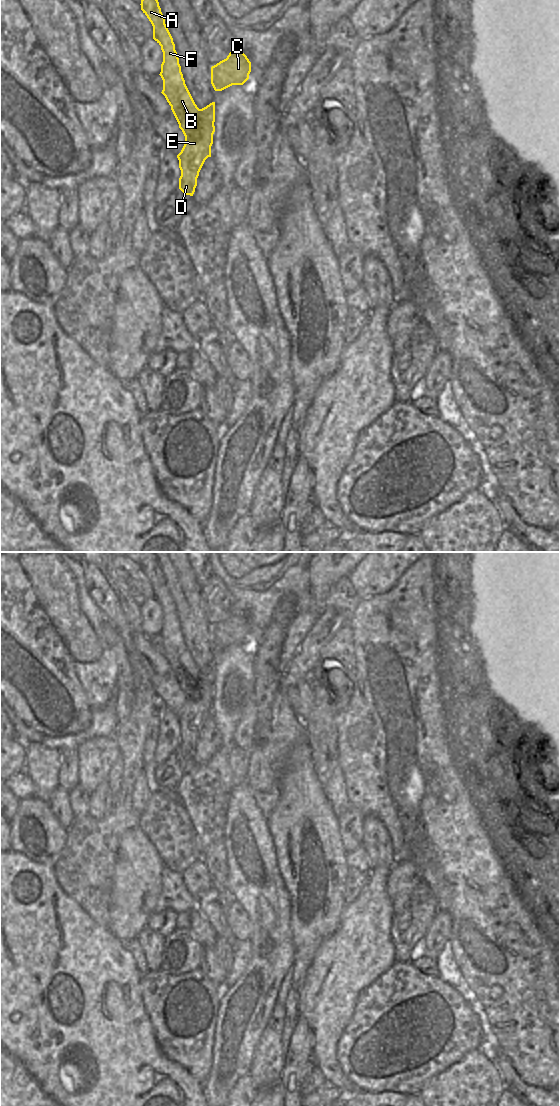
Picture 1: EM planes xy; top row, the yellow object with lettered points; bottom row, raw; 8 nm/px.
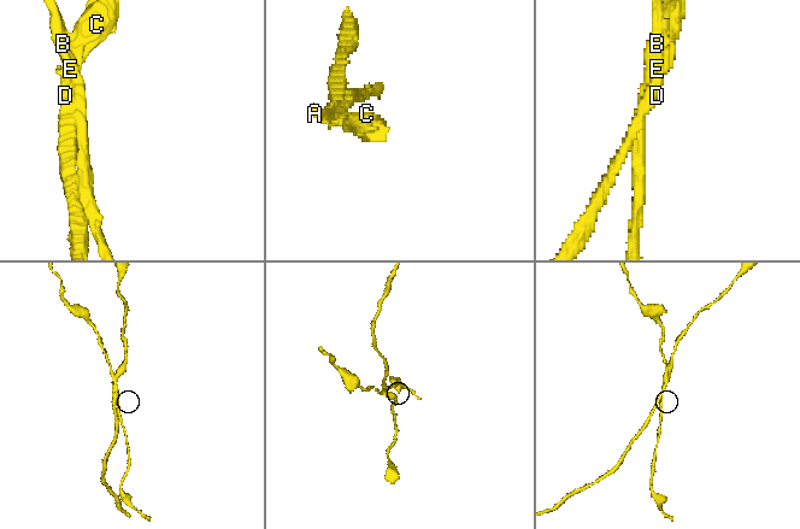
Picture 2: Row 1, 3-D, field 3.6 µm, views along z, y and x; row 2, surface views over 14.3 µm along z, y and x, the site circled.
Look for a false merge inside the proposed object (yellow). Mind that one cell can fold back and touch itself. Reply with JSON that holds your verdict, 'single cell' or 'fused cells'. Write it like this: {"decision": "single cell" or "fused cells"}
{"decision": "fused cells"}

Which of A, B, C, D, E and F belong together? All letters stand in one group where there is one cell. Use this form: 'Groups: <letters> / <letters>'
Groups: A B F / C D E.

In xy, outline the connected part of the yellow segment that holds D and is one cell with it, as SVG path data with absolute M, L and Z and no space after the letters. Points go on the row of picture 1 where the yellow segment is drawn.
M215 102L199 109L197 118L197 121L188 119L181 129L185 136L185 144L177 155L181 170L179 189L190 196L195 192L197 178L205 160L211 157L215 132Z

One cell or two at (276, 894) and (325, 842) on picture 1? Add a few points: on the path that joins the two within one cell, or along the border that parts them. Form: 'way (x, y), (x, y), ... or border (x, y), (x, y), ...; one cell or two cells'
border (276, 863), (288, 894), (290, 908); two cells

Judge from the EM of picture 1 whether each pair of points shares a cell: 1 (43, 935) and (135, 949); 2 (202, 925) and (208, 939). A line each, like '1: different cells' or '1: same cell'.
1: different cells
2: same cell

